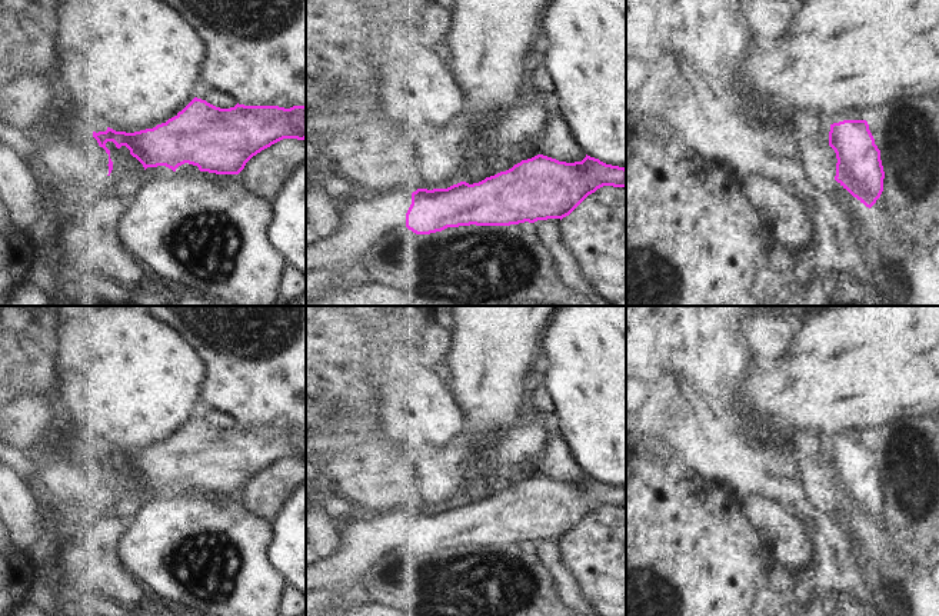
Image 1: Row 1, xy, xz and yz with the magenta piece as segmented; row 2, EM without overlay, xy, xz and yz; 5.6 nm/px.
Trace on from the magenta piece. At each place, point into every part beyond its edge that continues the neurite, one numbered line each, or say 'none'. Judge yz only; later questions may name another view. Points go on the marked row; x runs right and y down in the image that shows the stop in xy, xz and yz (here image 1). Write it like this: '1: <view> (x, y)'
none

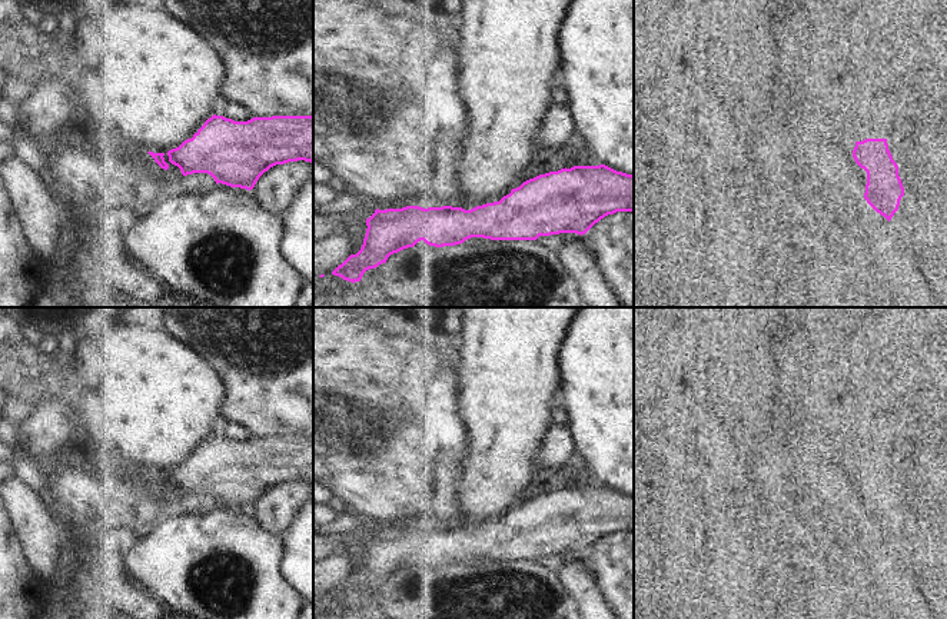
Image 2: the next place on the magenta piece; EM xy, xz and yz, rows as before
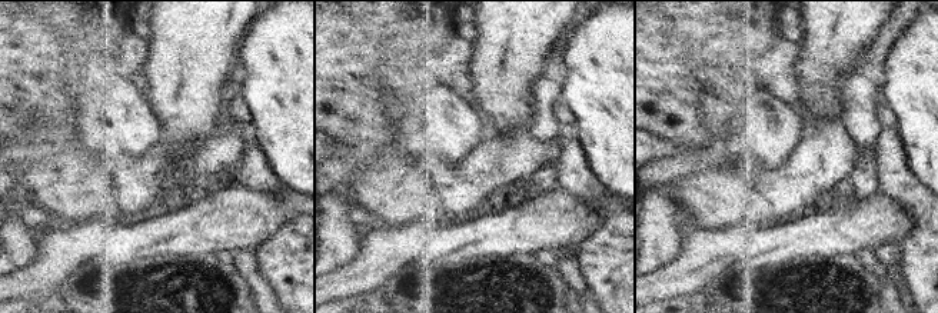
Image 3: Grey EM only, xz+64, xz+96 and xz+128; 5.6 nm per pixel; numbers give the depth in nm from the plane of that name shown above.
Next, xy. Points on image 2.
none

